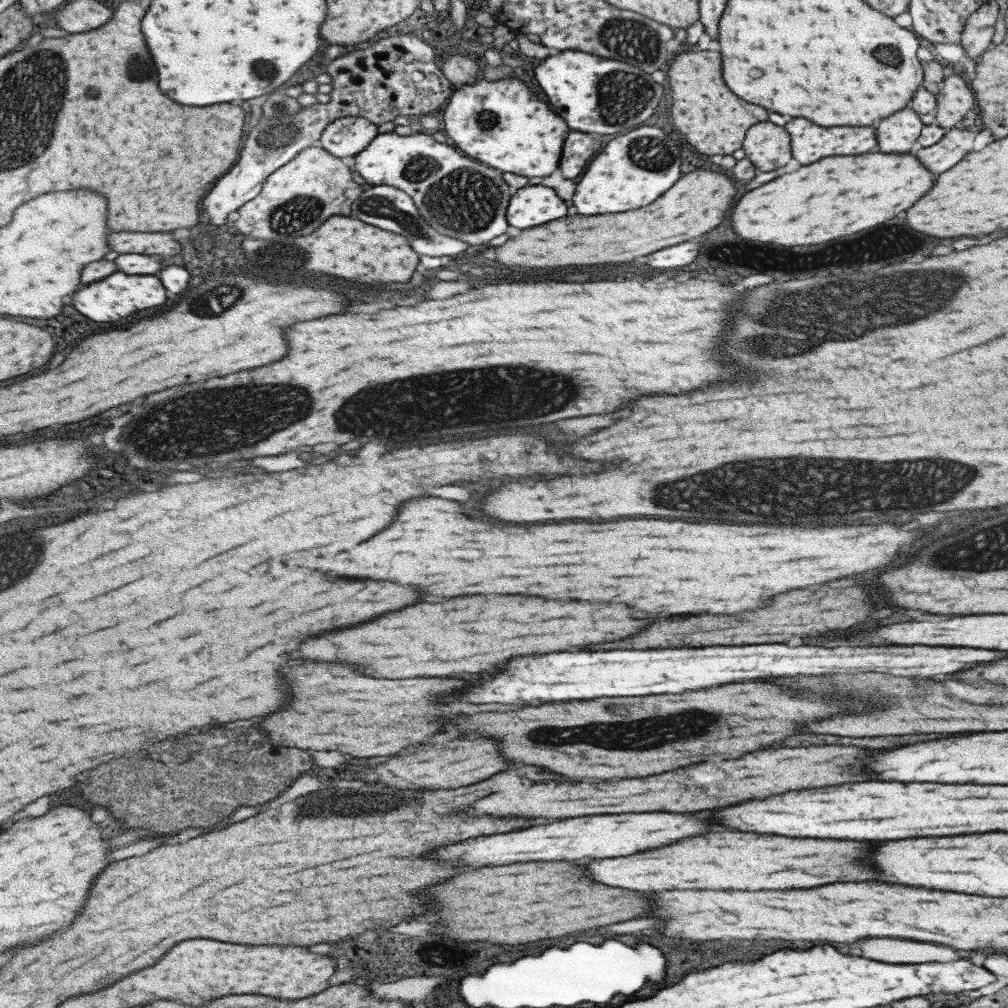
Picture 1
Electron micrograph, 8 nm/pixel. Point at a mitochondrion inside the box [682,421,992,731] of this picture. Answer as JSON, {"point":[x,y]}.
{"point":[837,685]}

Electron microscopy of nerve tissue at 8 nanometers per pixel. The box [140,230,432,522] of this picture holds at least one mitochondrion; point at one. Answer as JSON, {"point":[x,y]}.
{"point":[230,293]}

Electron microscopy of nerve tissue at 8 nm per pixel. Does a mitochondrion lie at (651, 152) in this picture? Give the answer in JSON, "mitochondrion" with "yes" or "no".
{"mitochondrion":"yes"}

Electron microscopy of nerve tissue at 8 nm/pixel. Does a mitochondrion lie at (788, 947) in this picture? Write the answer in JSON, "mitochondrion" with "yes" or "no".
{"mitochondrion":"no"}

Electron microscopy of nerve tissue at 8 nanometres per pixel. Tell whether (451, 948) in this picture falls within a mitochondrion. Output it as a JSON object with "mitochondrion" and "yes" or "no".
{"mitochondrion":"yes"}

